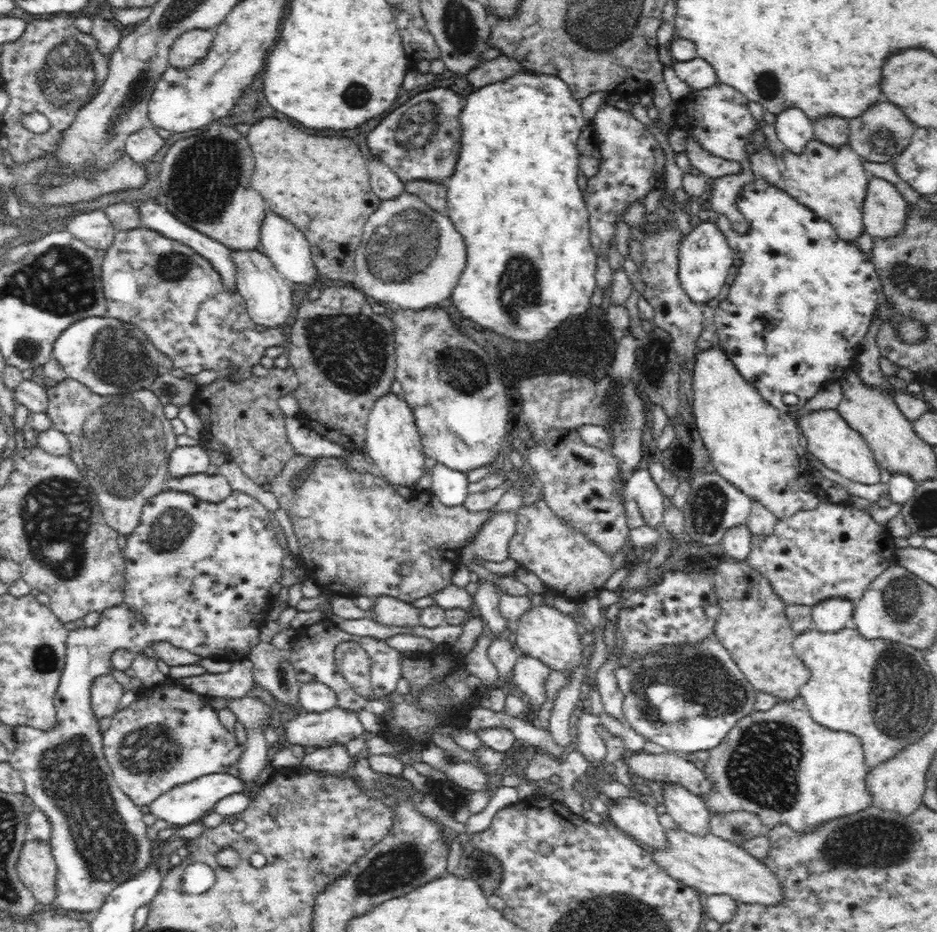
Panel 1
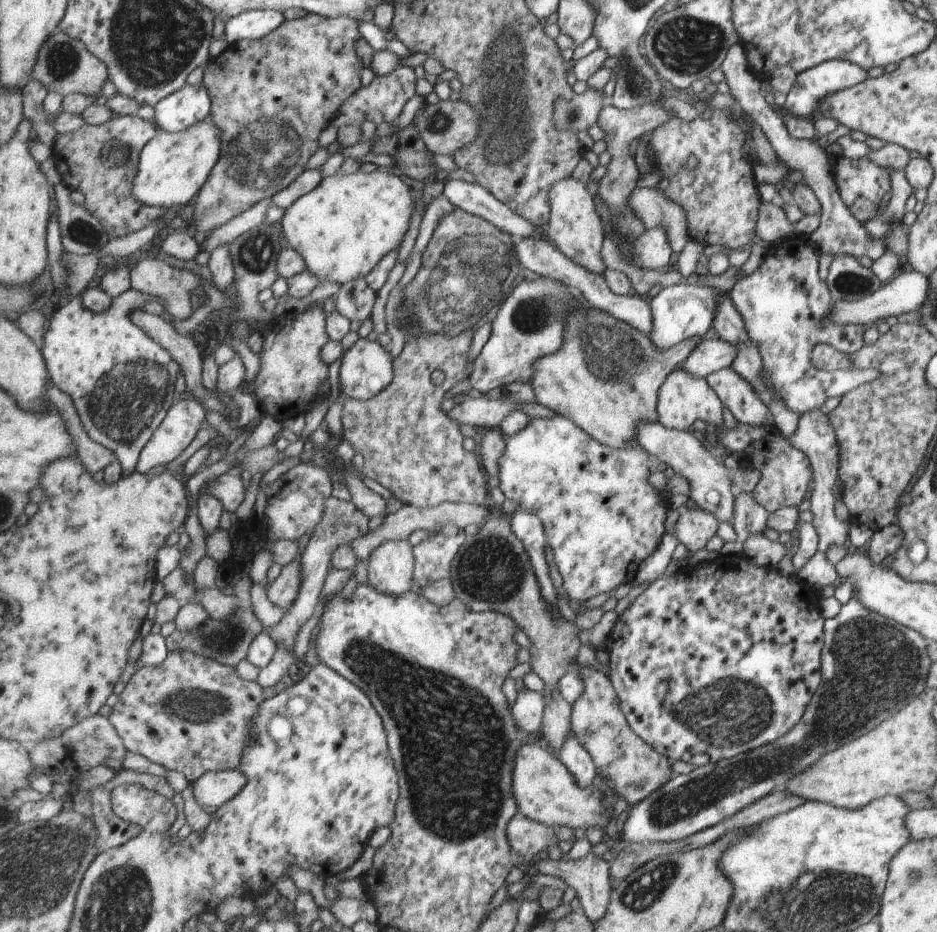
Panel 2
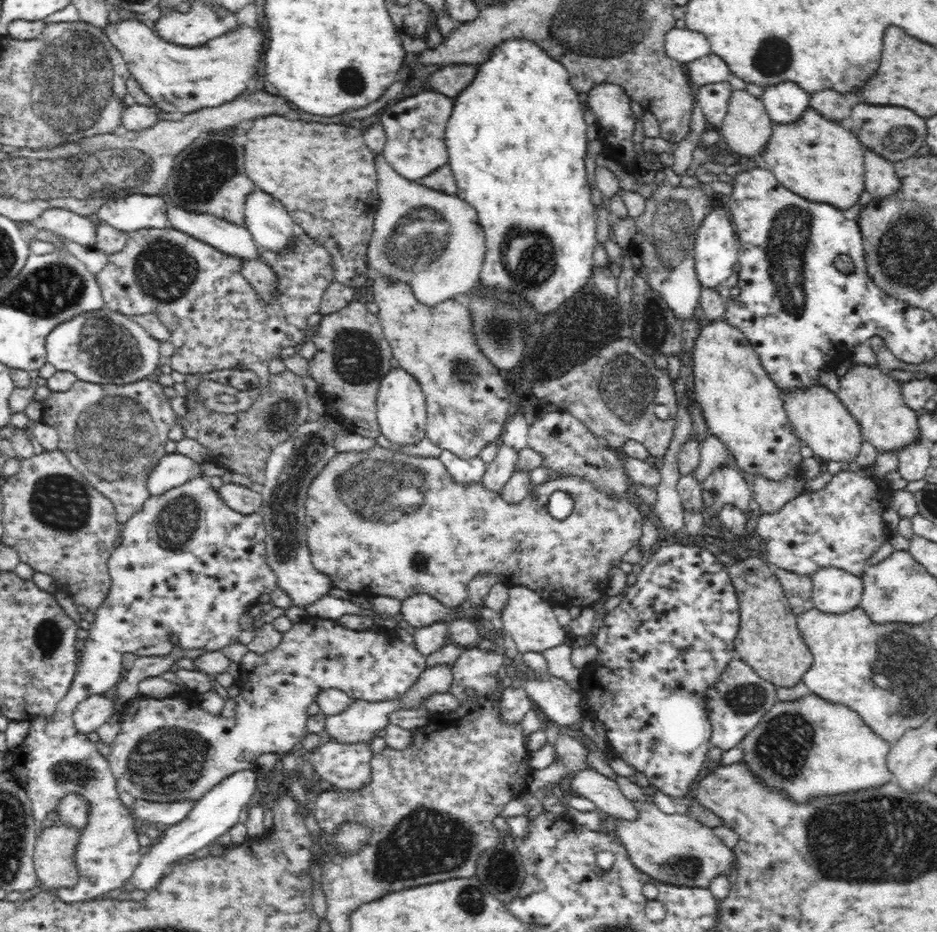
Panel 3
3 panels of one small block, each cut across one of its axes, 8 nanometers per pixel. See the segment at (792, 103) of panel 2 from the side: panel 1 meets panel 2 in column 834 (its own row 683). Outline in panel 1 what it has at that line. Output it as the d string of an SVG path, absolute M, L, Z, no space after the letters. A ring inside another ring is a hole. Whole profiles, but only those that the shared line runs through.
M232 490L232 492L220 502L210 503L198 499L194 495L186 492L162 491L156 496L150 497L147 504L142 508L139 525L128 535L128 542L126 542L126 550L124 550L124 563L125 568L123 574L125 575L125 583L123 584L123 603L118 606L104 609L101 612L100 624L94 628L85 627L77 628L68 633L67 636L67 649L65 656L65 663L63 664L63 671L61 674L61 681L58 685L54 705L57 713L57 724L54 728L48 731L42 731L26 726L18 726L15 729L16 734L16 750L8 758L12 768L14 768L19 776L22 778L24 786L26 786L24 795L28 796L32 801L31 808L40 809L48 820L50 820L50 836L51 840L48 841L49 847L53 852L54 862L56 863L56 898L52 903L59 906L60 910L63 909L67 912L92 912L98 911L102 908L106 897L124 881L144 872L147 864L151 860L153 848L155 843L146 837L146 825L142 818L143 812L139 809L137 804L130 799L128 795L116 784L114 774L106 761L105 753L103 752L103 732L98 719L92 711L91 702L91 686L98 676L105 675L106 672L111 672L114 668L110 662L110 656L114 650L118 648L125 648L135 654L142 654L142 648L150 646L153 643L159 644L173 644L176 648L188 651L193 655L203 657L225 656L229 654L243 654L246 657L252 650L250 646L256 646L259 643L258 634L263 623L267 621L267 613L272 607L273 599L270 597L270 588L279 582L281 578L280 566L284 560L284 548L278 543L276 531L272 525L272 521L268 516L268 510L260 504L254 497L242 493L242 491ZM141 614L142 618L136 616Z

